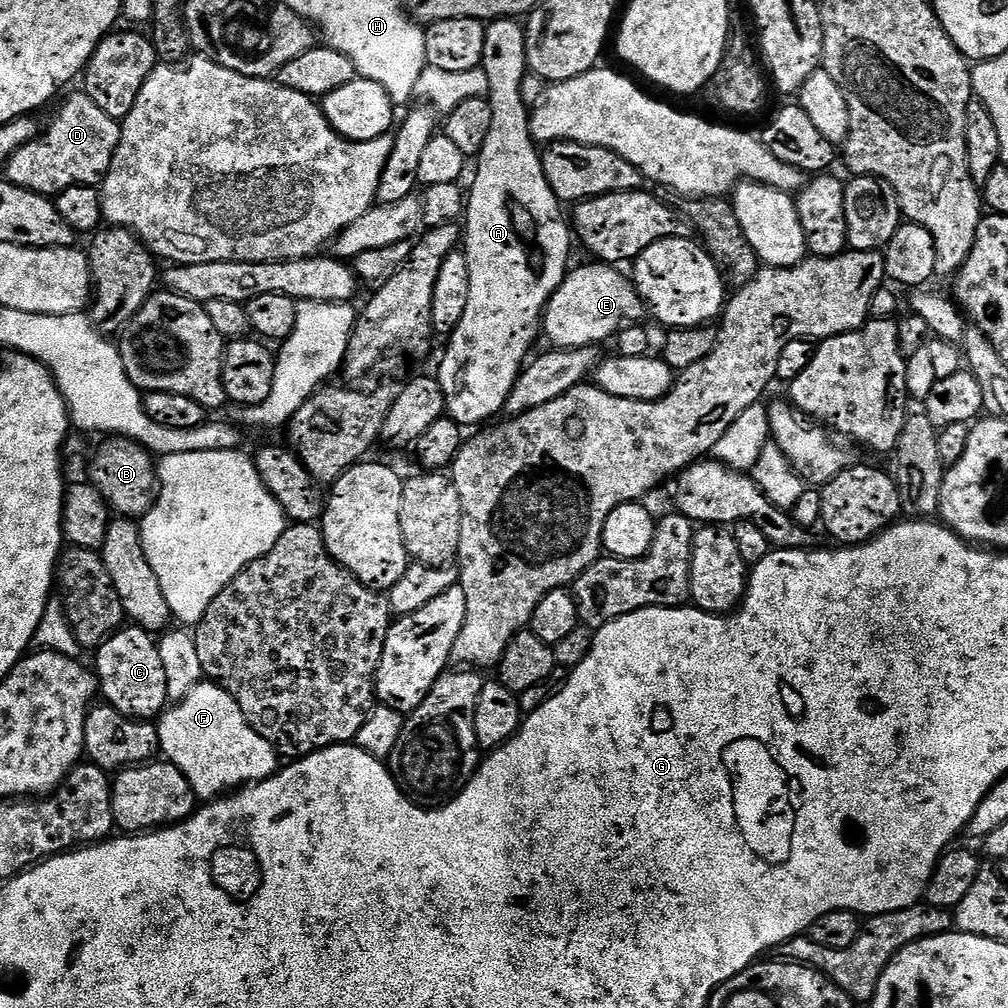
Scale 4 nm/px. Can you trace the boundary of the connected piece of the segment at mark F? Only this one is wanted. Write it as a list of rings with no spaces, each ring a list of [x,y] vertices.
[[[202,682],[197,688],[190,690],[190,694],[186,694],[184,700],[169,707],[159,717],[158,727],[163,759],[178,766],[178,770],[186,774],[186,782],[190,782],[201,801],[211,802],[223,797],[229,790],[242,788],[246,784],[256,784],[259,780],[270,778],[278,770],[278,753],[275,746],[266,742],[262,734],[255,732],[242,714],[238,702],[225,688],[215,682]]]

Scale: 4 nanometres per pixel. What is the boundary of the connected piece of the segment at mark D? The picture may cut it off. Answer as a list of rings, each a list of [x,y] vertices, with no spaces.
[[[72,96],[56,112],[56,117],[36,139],[23,144],[8,160],[6,179],[39,196],[55,198],[70,186],[99,185],[110,170],[114,150],[118,150],[121,121],[110,118],[89,96]]]

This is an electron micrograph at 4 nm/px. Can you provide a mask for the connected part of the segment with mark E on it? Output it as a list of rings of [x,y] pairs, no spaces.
[[[599,262],[588,263],[592,264],[584,264],[581,268],[573,267],[544,307],[542,336],[552,343],[549,345],[553,349],[600,346],[603,340],[611,341],[624,328],[639,325],[643,321],[640,319],[646,316],[644,299],[638,294],[635,283],[625,273],[625,277],[620,273],[619,267]]]

